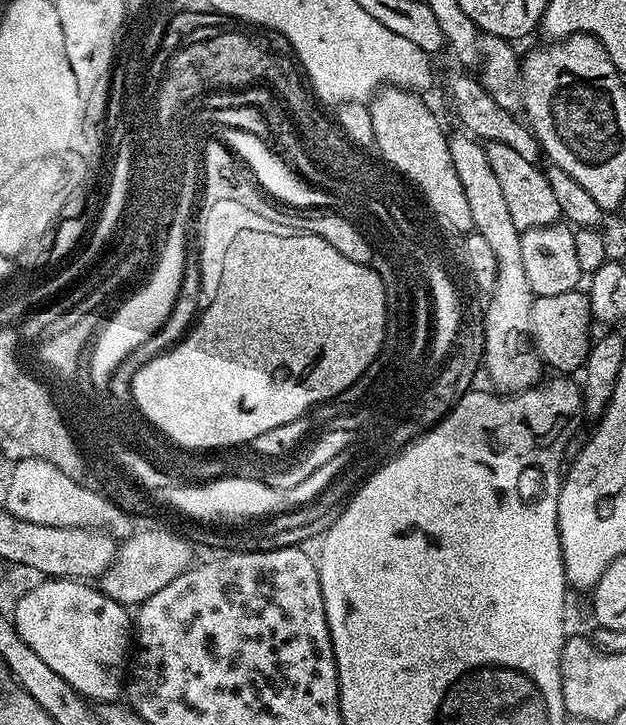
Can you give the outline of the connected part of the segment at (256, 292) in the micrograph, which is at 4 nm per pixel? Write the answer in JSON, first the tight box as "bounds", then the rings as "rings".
{"bounds":[131,227,387,450],"rings":[[[267,227],[258,228],[249,235],[239,235],[234,240],[227,259],[224,260],[224,284],[222,291],[217,294],[216,301],[203,305],[198,322],[191,325],[190,331],[183,339],[171,348],[145,359],[148,361],[137,372],[131,373],[131,403],[137,404],[141,414],[152,423],[151,427],[159,435],[167,437],[173,445],[177,446],[181,440],[184,440],[184,448],[193,450],[228,450],[233,446],[242,446],[238,444],[247,445],[276,426],[300,420],[303,412],[310,411],[315,404],[324,406],[328,401],[335,400],[362,378],[370,362],[374,362],[374,358],[380,353],[386,330],[387,302],[382,278],[375,270],[367,264],[350,262],[350,258],[338,254],[338,250],[334,250],[334,246],[330,246],[330,242],[324,242],[322,238],[303,234],[283,236],[280,232],[268,231]]]}

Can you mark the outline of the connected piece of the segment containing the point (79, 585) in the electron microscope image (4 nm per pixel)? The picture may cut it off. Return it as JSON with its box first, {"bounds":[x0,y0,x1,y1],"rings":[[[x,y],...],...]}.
{"bounds":[10,578,134,702],"rings":[[[44,578],[33,583],[21,596],[11,612],[10,619],[16,632],[30,650],[38,654],[46,666],[60,675],[76,692],[88,702],[112,702],[121,695],[126,684],[126,673],[130,668],[130,649],[134,644],[134,620],[129,609],[104,595],[99,587],[79,580]]]}

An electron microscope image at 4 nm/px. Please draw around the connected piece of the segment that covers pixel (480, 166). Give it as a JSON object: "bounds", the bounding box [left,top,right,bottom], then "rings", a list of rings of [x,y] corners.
{"bounds":[448,134,542,394],"rings":[[[459,134],[448,142],[450,158],[454,162],[454,174],[462,182],[466,203],[470,205],[470,218],[475,232],[486,238],[494,250],[498,262],[498,274],[487,301],[484,313],[484,363],[483,371],[488,371],[492,379],[491,387],[500,394],[521,392],[541,383],[542,361],[535,350],[530,335],[532,331],[532,301],[530,282],[526,282],[526,269],[522,266],[522,246],[519,228],[510,219],[510,209],[498,186],[498,178],[486,158],[486,147],[474,136]]]}

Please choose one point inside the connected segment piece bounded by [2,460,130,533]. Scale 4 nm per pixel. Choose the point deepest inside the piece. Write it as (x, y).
(36, 492)

